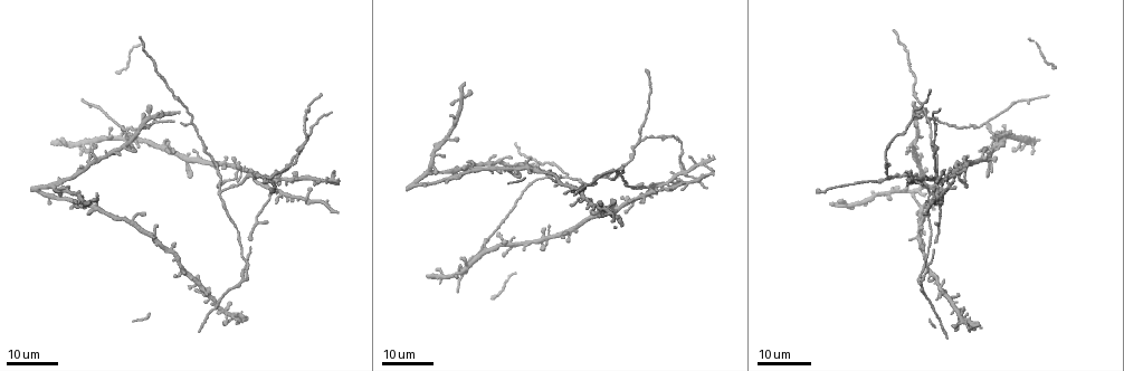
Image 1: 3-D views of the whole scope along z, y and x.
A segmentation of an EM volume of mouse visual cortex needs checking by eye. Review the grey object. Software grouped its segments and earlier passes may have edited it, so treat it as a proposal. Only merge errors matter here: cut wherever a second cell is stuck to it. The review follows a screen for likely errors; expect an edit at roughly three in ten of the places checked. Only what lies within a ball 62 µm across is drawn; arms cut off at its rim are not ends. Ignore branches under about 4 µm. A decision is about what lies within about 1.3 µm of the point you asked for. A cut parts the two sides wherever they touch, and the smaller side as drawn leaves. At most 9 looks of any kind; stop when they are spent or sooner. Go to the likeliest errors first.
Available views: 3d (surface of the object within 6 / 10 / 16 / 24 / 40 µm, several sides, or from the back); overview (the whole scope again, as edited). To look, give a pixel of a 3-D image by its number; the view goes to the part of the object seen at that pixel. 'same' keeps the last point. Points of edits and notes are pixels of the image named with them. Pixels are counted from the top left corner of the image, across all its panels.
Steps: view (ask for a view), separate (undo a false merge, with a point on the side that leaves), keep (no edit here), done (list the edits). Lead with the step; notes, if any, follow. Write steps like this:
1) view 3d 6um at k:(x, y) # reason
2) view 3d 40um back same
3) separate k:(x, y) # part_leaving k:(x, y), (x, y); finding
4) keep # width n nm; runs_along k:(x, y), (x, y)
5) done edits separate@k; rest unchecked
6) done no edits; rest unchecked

view 3d 24um at 1:(237, 171) # looks like a crossing

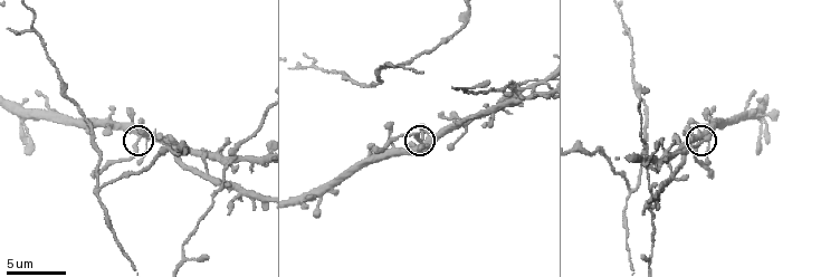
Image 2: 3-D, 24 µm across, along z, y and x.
view 3d 10um at 2:(140, 139) # zoom in

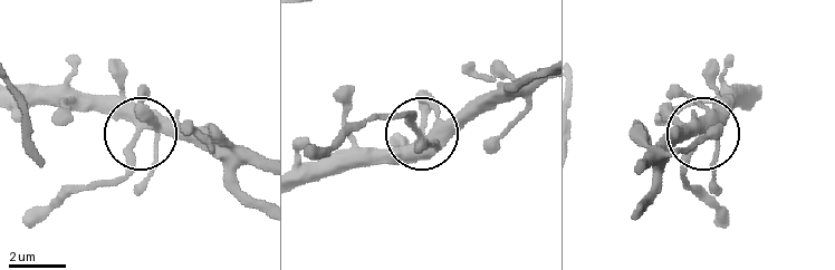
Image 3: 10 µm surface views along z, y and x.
keep # runs_along 3:(25, 88), (132, 122), (130, 165), (106, 184); continuous, no second cell

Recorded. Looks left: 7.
view 3d 16um at 2:(224, 165)

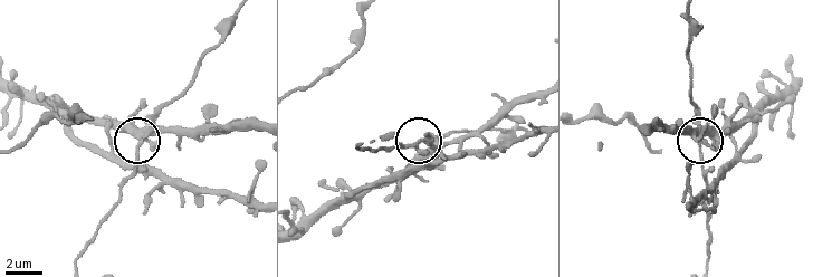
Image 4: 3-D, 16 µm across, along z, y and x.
keep # one cell here

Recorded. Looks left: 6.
view 3d 24um at 1:(267, 176) # three-way junction

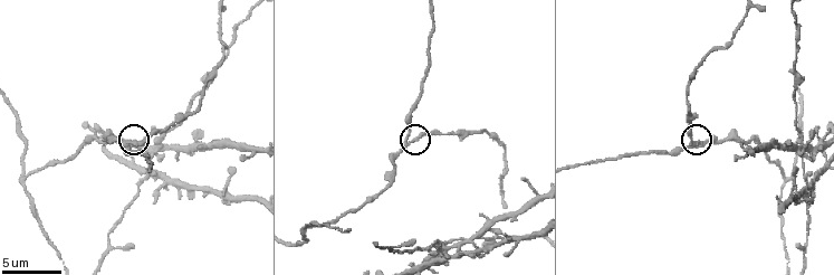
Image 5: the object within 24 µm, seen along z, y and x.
view 3d 10um at 5:(697, 144) # closer look

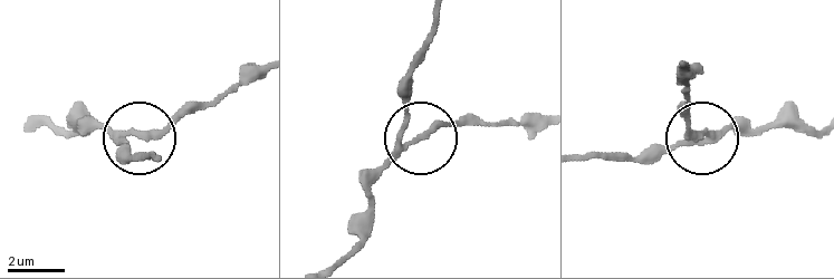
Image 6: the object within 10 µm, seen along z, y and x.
keep # side_arm 16 um; arms 3; one cell here

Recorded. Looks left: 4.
view 3d 24um at 1:(494, 230) # branch point

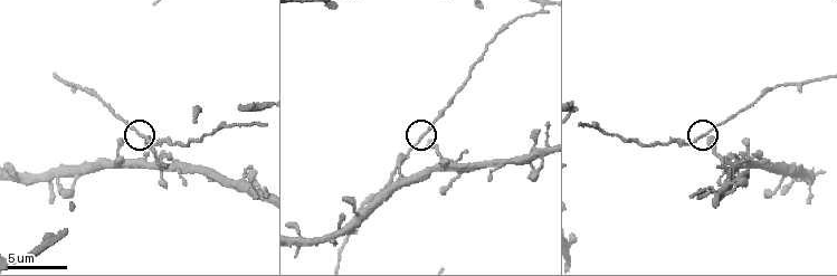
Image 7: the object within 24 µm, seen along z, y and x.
view 3d 6um at 7:(699, 139)

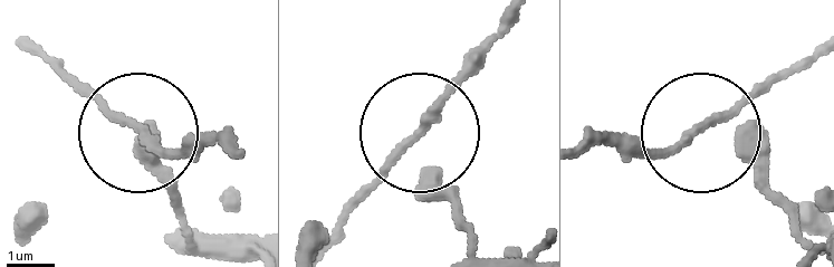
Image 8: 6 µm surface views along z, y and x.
keep # side_arm 36 um; one cell here

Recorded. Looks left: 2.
view 3d 16um at 1:(559, 183)

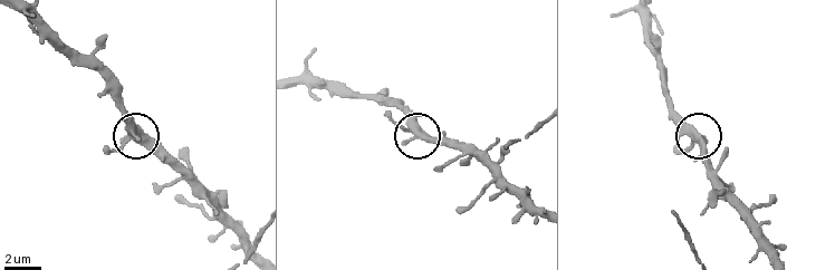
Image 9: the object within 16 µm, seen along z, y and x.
view 3d 10um at 9:(415, 132) # closer look

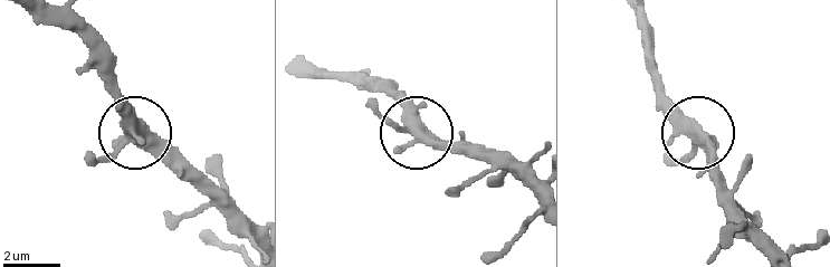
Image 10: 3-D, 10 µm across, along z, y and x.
keep # arms 4; one cell here

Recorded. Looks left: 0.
done no edits; rest unchecked

